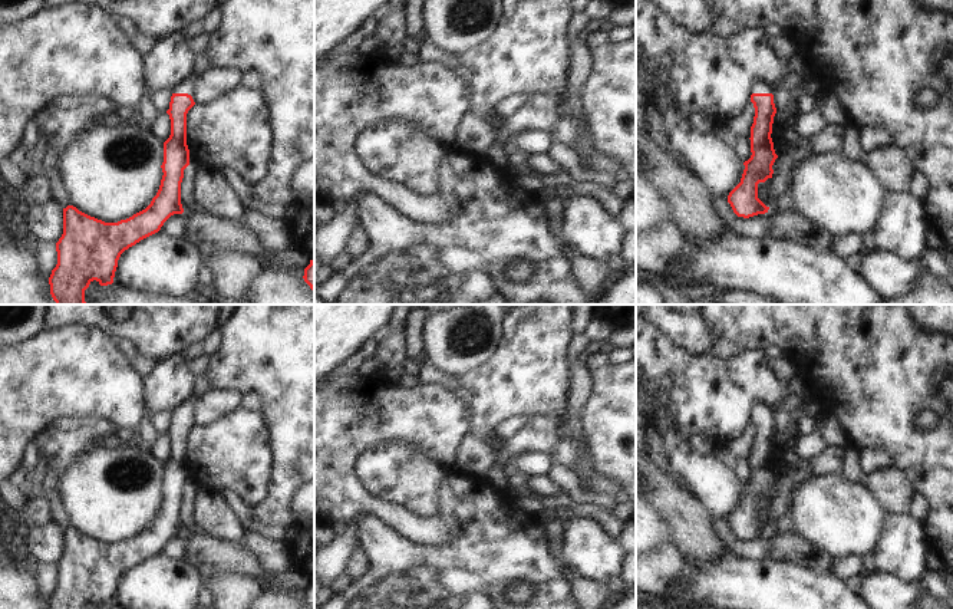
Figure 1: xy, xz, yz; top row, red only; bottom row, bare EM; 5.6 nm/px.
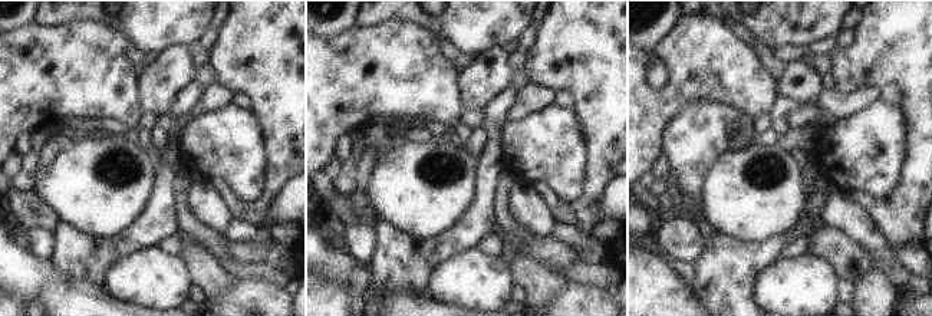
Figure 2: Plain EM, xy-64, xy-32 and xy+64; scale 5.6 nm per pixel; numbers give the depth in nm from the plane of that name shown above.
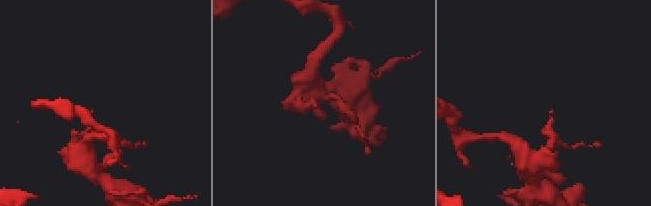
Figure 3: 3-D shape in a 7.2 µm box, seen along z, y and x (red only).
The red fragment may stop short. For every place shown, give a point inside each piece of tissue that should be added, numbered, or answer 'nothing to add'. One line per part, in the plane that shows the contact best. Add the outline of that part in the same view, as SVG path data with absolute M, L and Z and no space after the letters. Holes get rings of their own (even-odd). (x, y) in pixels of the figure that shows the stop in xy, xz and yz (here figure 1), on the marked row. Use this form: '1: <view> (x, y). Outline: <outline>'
1: xy (187, 84). Outline: M192 72L189 76L184 78L178 85L175 85L171 92L172 93L188 93L192 96L197 76L198 75L195 72Z

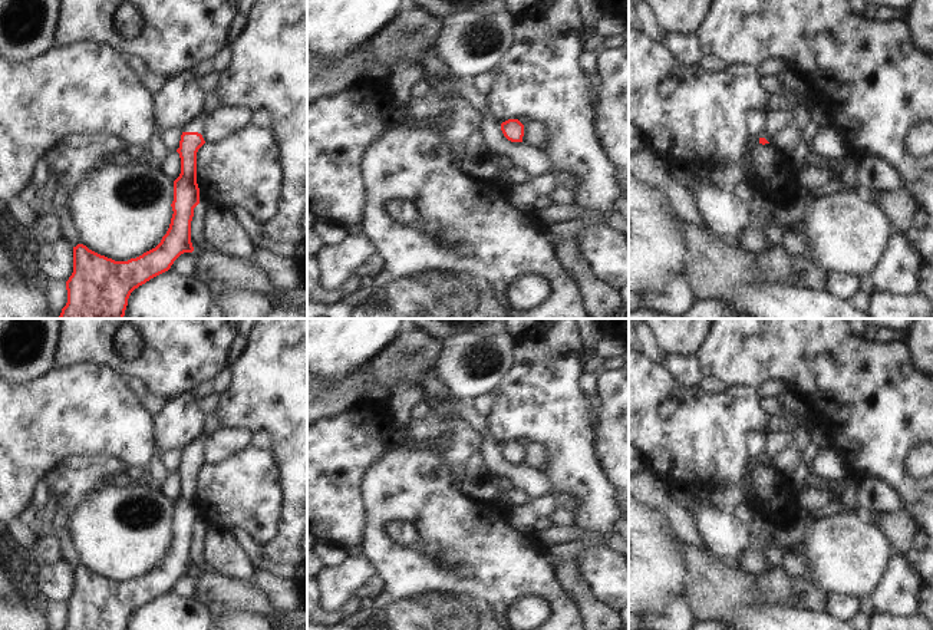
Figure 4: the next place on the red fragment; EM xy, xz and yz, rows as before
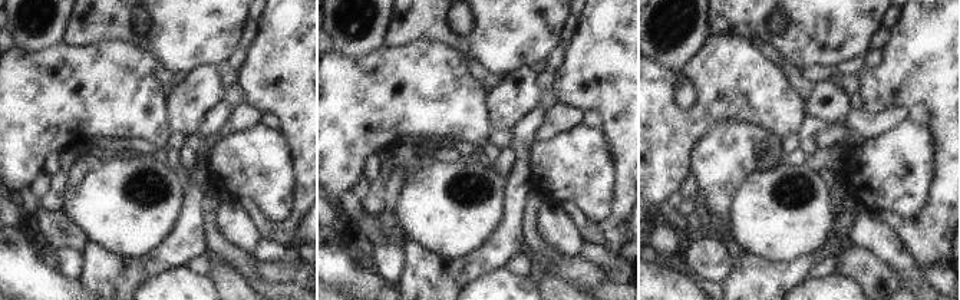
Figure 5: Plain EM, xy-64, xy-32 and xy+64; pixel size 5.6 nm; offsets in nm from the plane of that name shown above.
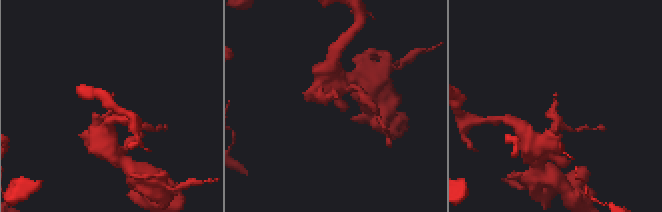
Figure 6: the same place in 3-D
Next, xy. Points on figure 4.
1: xy (197, 122). Outline: M202 111L200 115L194 116L188 123L185 123L181 131L182 132L198 132L202 135L207 115L208 113L205 111Z

